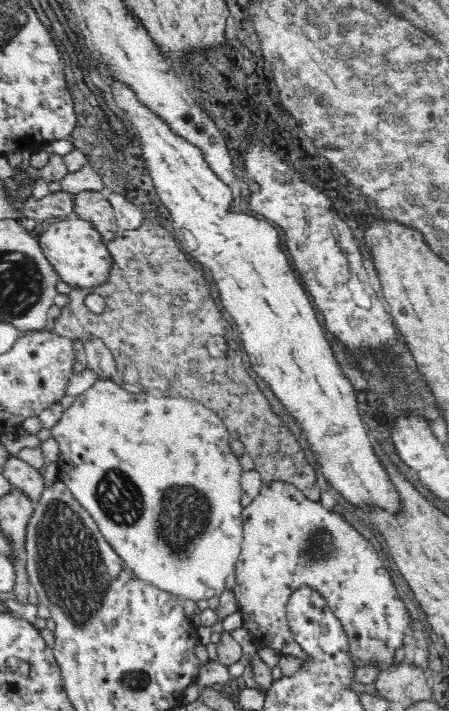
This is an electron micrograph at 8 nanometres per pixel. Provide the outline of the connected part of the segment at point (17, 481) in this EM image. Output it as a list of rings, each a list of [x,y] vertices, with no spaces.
[[[10,455],[4,463],[1,474],[7,478],[14,487],[20,487],[32,502],[38,502],[42,491],[51,485],[46,482],[42,474],[19,456]]]

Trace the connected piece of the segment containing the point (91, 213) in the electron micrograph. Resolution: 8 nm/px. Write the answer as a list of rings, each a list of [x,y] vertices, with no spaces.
[[[80,192],[75,196],[73,208],[73,216],[91,222],[104,235],[106,244],[120,230],[112,205],[100,192]]]

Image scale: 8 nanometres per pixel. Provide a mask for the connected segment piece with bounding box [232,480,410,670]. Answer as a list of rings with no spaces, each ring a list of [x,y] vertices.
[[[284,481],[263,483],[258,496],[243,507],[243,541],[235,566],[235,586],[232,588],[244,620],[243,628],[251,634],[257,648],[268,647],[278,655],[288,655],[310,660],[308,654],[296,643],[287,622],[287,604],[292,591],[312,587],[326,600],[333,614],[341,620],[348,634],[350,656],[357,668],[377,666],[378,670],[405,662],[403,638],[410,616],[404,602],[398,598],[394,582],[384,570],[374,546],[358,534],[346,520],[344,512],[326,510],[318,501],[309,499],[299,488]]]

